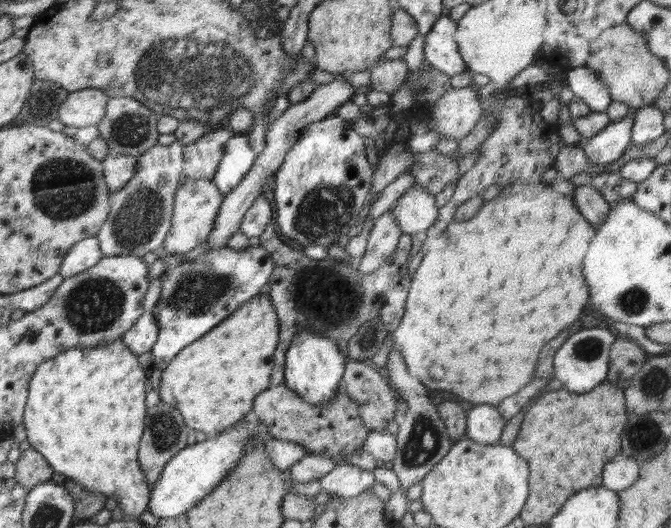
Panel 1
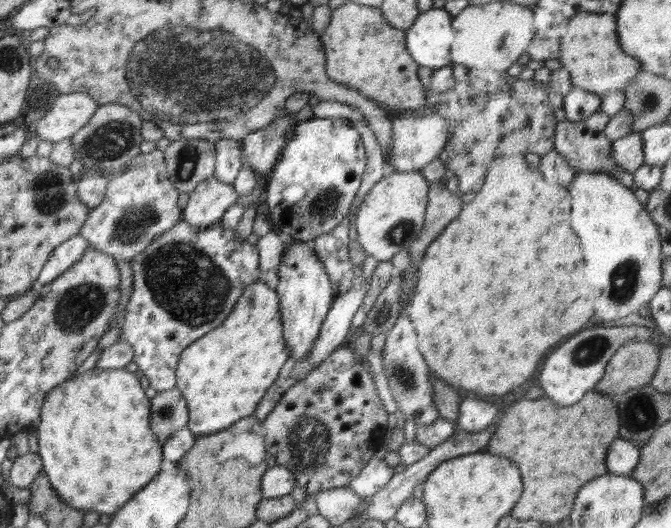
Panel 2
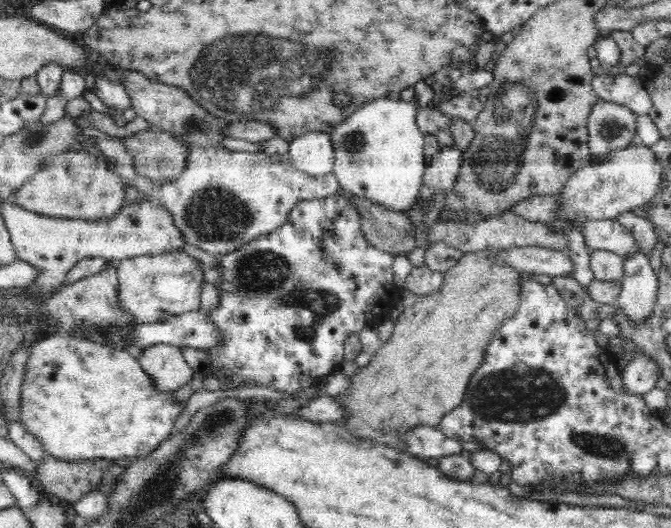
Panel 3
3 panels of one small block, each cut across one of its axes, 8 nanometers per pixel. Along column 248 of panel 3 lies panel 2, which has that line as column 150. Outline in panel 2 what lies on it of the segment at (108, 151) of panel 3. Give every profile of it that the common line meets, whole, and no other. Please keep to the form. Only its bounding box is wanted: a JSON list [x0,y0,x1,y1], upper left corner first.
[80,149,183,262]

